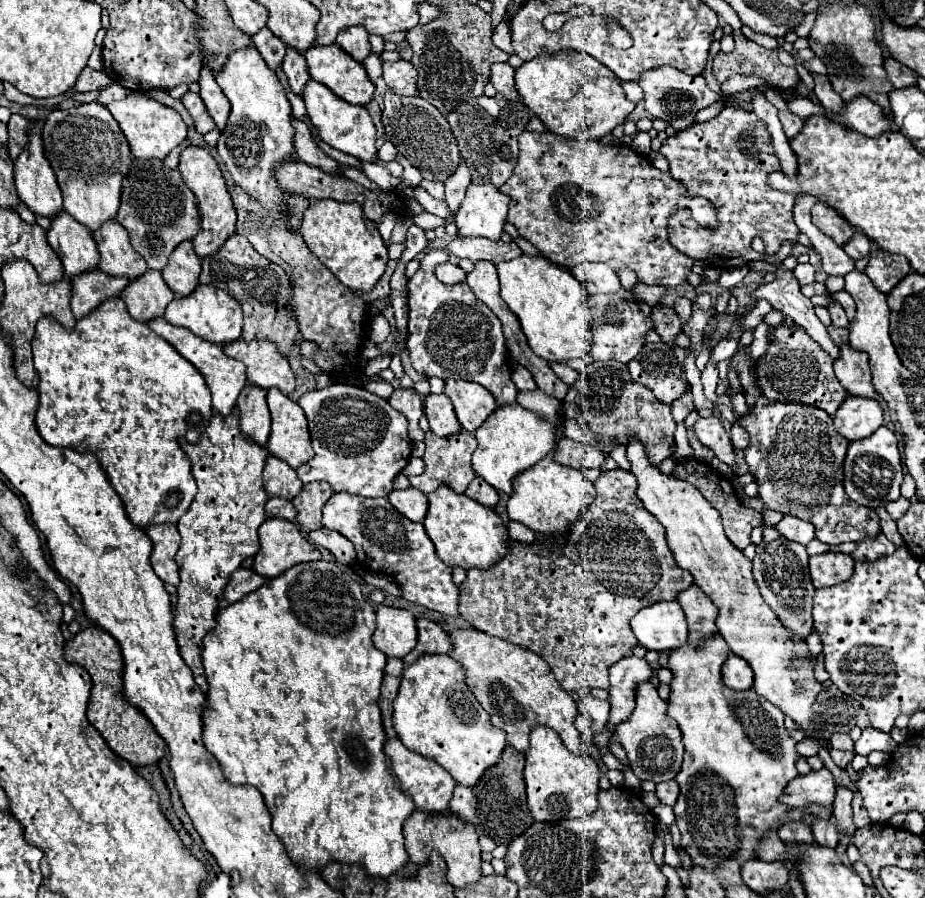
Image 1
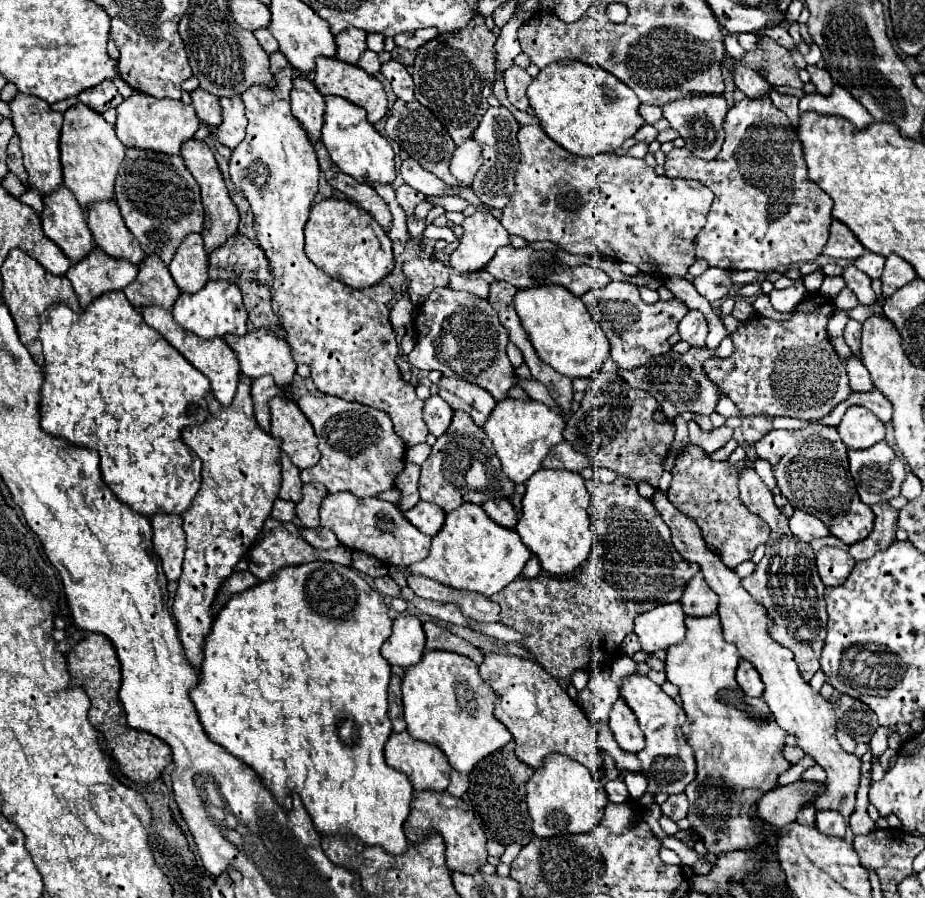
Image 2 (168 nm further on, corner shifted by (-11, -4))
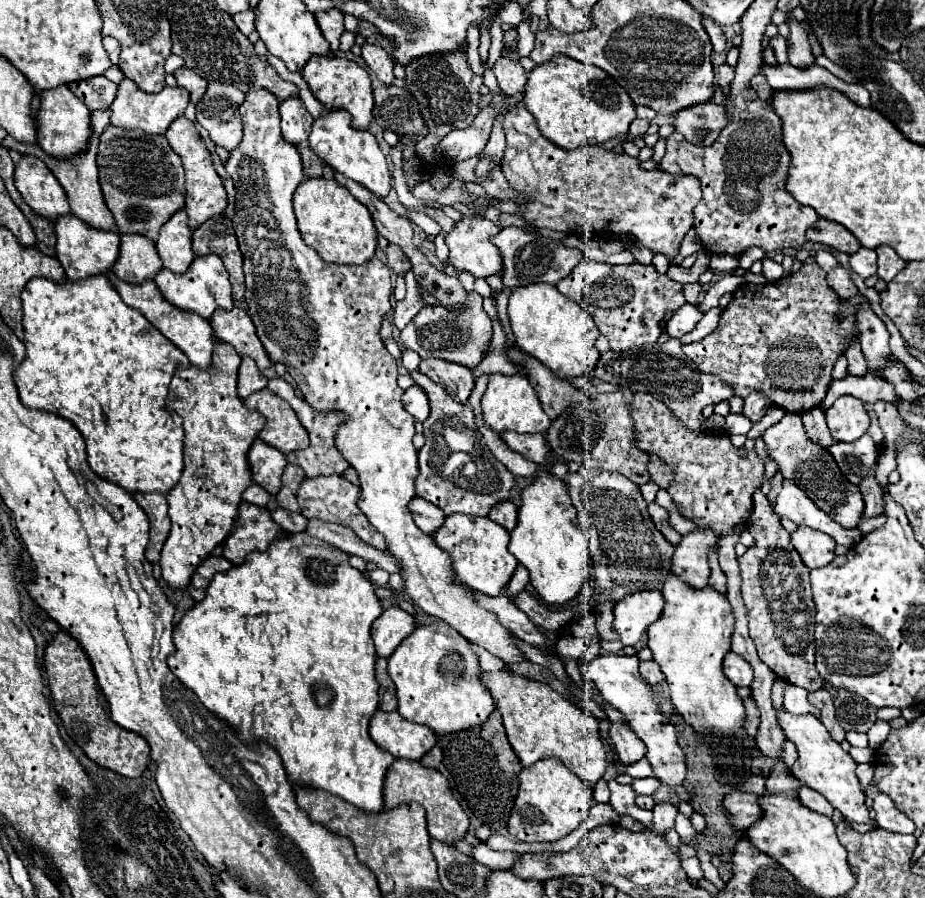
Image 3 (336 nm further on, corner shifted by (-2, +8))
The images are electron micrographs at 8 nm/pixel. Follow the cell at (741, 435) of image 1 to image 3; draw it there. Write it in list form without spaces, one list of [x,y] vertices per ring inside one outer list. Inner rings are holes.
[[[753,392],[751,396],[745,398],[745,416],[751,420],[751,422],[759,422],[767,408],[771,406],[771,400],[767,400],[767,396],[763,396],[763,392]]]

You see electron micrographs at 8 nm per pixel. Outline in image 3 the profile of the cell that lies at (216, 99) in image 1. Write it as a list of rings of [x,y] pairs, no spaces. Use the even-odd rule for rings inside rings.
[[[209,84],[203,98],[197,102],[197,122],[209,132],[209,138],[233,152],[243,140],[243,122],[239,120],[239,104],[245,92],[231,84]]]

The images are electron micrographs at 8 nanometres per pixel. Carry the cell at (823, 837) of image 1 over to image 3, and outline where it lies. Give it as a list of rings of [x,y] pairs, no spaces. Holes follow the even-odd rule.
[[[805,784],[799,786],[799,800],[803,804],[807,804],[807,808],[811,808],[811,810],[815,810],[819,814],[825,814],[825,816],[831,816],[833,814],[833,806],[827,802],[827,798],[821,796],[819,792],[807,788]]]

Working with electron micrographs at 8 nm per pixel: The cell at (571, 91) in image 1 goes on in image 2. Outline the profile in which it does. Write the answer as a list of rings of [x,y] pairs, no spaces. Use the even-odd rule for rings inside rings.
[[[578,60],[552,62],[542,68],[528,86],[528,98],[544,132],[578,156],[614,152],[644,124],[644,118],[638,114],[640,100],[622,80]]]

